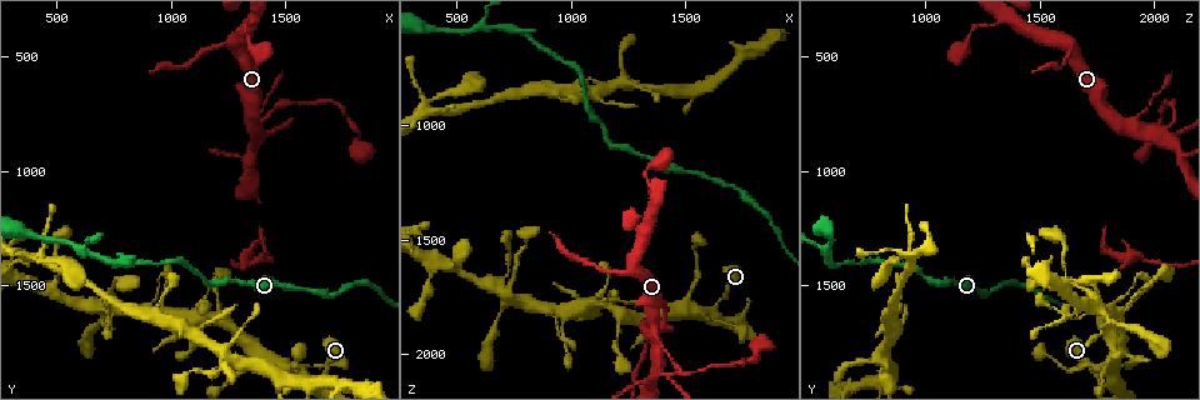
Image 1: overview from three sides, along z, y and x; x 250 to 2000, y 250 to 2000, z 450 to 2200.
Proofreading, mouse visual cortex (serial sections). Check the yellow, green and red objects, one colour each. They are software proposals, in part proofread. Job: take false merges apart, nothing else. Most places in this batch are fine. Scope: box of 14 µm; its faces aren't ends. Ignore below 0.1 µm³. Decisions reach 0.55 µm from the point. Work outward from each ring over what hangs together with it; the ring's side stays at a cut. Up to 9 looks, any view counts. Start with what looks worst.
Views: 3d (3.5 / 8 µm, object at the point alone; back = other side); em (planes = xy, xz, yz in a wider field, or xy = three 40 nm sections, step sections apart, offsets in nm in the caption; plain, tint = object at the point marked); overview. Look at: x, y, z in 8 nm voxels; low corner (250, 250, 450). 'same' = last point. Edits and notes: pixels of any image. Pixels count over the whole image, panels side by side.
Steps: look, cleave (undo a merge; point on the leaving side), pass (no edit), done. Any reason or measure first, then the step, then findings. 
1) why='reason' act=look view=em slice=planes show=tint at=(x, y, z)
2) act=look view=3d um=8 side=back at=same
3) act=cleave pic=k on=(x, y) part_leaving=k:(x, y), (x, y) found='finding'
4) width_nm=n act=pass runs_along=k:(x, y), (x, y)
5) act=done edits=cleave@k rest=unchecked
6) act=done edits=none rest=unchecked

why='narrows sharply' act=look view=3d um=3.5 at=(1430, 740, 2100)

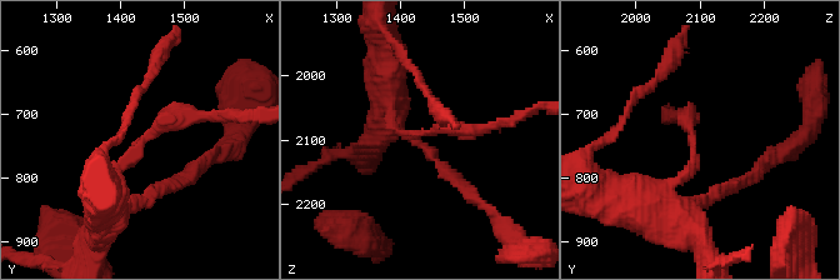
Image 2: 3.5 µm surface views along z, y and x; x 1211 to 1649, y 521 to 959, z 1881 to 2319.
arm_widths_nm=200,200 why='now the EM' act=look view=em slice=xy step=1 show=tint at=(1430, 750, 2095)

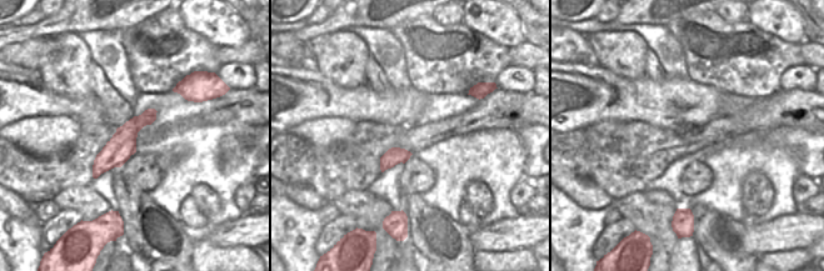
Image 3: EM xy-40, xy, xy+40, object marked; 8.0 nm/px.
act=pass runs_along=2:(108, 200), (150, 131), (208, 116) found='one cell here'

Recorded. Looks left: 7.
why='calibre changes' act=look view=3d um=3.5 side=back at=(1250, 430, 1640)

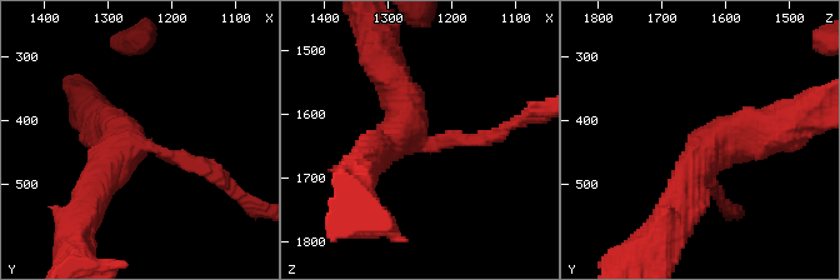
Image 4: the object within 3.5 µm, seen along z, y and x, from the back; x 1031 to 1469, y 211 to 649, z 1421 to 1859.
arms=3 arm_widths_nm=200,450,450 act=look view=em slice=xy step=5 show=tint at=(1240, 435, 1640)

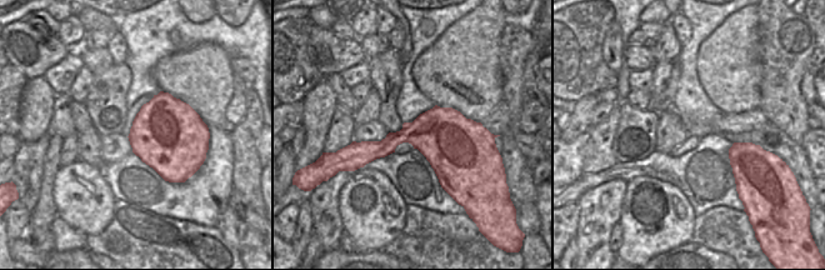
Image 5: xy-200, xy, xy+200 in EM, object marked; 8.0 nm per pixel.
act=pass runs_along=4:(673, 214), (708, 149), (778, 126) found='continuous, no second cell'

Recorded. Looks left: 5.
why='narrows sharply' act=look view=3d um=3.5 at=(620, 1350, 570)

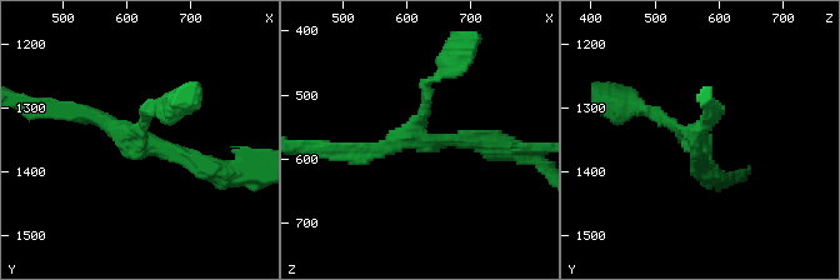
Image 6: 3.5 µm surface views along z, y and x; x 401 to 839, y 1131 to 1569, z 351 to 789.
arms=3 arm_widths_nm=150,200,200 why='shape alone is not enough' act=look view=em slice=xy step=3 show=tint at=(620, 1350, 570)

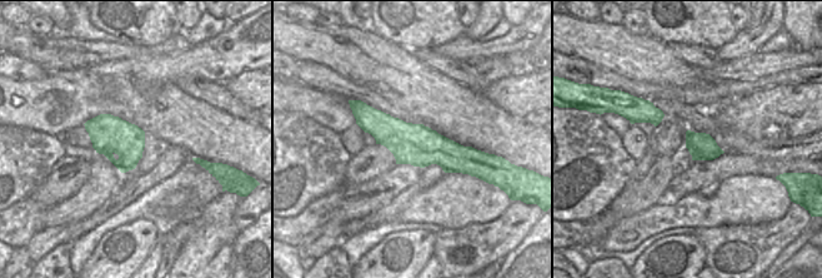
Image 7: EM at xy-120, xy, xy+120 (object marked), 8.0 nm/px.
why='cut it another way' act=look view=em slice=xy step=1 show=tint at=same

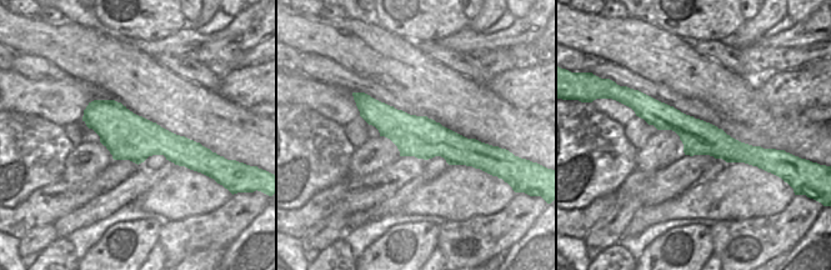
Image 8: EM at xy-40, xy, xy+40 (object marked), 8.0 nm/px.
act=pass found='one cell here'

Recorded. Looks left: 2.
why='sudden change in width' act=look view=3d um=8 at=(740, 1600, 1760)

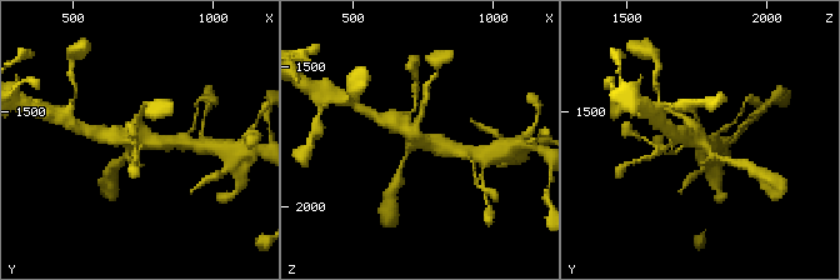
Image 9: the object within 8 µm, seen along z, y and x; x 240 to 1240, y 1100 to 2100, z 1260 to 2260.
act=look view=em slice=planes show=tint at=(740, 1600, 1770)

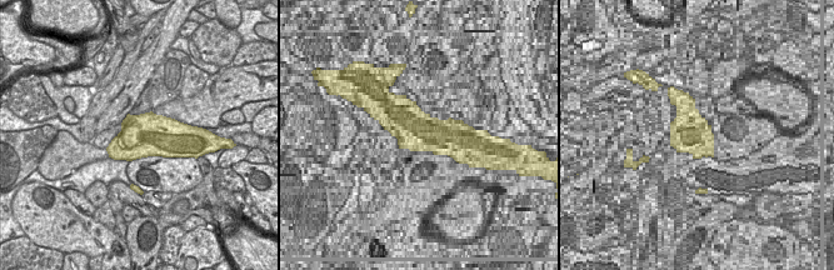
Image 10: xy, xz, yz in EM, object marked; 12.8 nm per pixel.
act=pass runs_along=9:(454, 151), (419, 140), (389, 120) found='all the same cell'

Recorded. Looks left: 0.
act=done edits=none rest=unchecked

